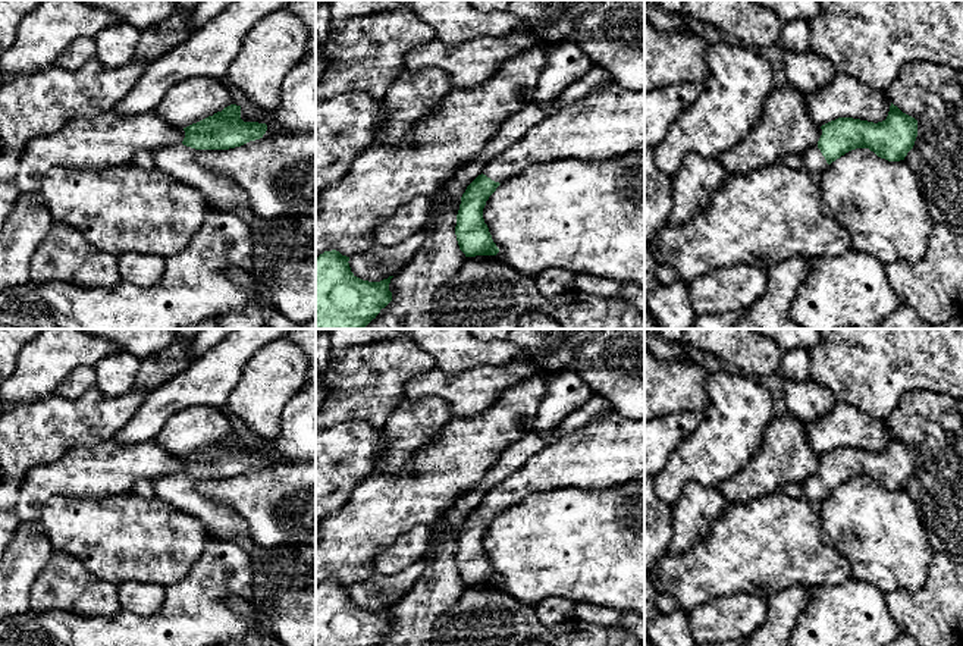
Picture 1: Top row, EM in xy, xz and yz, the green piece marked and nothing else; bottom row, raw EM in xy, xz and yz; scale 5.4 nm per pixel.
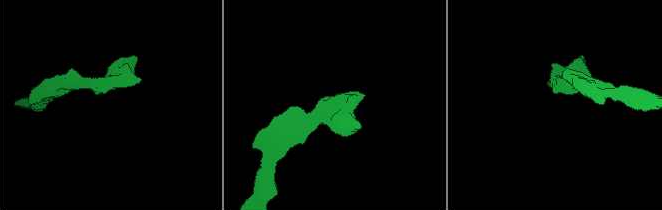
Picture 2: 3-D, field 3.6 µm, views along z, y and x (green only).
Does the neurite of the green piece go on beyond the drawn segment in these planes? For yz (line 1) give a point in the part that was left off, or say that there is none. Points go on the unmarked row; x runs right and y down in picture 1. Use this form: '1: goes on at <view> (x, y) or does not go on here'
1: goes on at yz (813, 491)

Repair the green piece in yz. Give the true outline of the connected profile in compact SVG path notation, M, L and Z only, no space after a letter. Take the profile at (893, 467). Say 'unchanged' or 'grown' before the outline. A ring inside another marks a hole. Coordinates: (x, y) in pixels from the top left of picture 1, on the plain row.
grown; M891 432L882 451L838 446L821 458L818 473L800 484L803 498L815 504L821 504L832 490L856 477L869 477L888 490L904 489L915 474L917 449Z

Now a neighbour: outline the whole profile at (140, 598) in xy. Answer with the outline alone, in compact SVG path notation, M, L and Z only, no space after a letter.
M125 581L117 584L122 609L137 615L153 615L164 602L164 587L156 583Z

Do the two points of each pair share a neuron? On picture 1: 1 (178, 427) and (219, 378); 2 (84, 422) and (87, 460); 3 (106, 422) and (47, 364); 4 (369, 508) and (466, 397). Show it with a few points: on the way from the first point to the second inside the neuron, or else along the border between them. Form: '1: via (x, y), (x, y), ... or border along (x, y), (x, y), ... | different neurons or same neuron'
1: border along (223, 407), (188, 405), (173, 413), (165, 422) | different neurons
2: border along (112, 438), (91, 447), (72, 447), (55, 461) | different neurons
3: border along (53, 392), (40, 400), (19, 401) | different neurons
4: border along (488, 408), (473, 417), (454, 417) | different neurons

